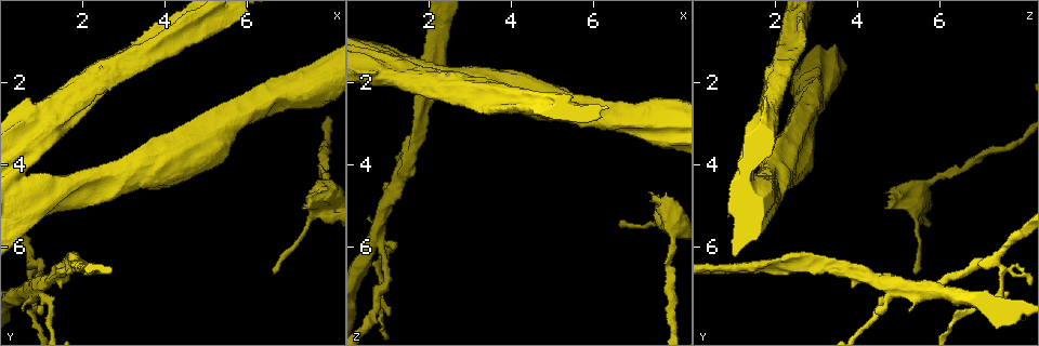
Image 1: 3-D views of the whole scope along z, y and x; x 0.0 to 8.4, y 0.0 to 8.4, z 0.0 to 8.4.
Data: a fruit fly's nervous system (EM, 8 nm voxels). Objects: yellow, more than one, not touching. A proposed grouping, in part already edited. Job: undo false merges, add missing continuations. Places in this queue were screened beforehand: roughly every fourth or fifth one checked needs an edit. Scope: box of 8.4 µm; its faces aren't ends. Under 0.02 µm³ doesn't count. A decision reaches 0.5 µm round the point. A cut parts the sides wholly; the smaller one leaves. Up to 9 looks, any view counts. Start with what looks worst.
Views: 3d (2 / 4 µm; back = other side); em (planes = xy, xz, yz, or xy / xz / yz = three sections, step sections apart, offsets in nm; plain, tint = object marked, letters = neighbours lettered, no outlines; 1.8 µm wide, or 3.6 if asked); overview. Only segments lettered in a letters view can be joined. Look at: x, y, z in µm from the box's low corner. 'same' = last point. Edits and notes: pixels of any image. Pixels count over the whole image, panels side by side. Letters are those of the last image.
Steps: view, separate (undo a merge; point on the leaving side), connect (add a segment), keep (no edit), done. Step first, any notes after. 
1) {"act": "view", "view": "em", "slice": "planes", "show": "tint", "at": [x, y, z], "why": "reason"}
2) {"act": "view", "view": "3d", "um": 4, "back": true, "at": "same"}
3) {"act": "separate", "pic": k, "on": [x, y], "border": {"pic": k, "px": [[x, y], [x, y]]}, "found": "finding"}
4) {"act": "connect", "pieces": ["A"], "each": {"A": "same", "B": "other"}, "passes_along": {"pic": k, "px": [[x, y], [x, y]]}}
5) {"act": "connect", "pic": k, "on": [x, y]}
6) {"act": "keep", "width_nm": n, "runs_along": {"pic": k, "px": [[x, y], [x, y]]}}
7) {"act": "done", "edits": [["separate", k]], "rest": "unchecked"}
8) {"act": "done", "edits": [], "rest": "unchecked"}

{"act": "view", "view": "3d", "um": 2, "at": [7.35, 5.05, 4.65]}

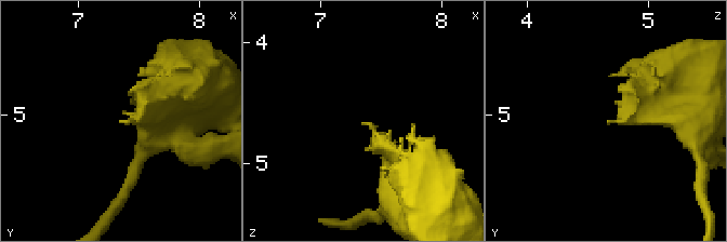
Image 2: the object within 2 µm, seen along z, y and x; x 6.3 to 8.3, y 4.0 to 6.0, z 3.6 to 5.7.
{"act": "view", "view": "em", "um": 3.6, "slice": "planes", "show": "letters", "at": [7.38, 5.06, 4.68], "why": "need the tissue"}

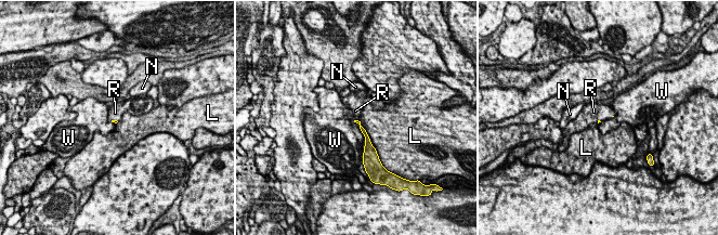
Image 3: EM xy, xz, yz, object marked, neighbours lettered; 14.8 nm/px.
{"act": "connect", "pic": 3, "on": [355, 104], "each": {"L": "other", "N": "other", "R": "same", "W": "other"}, "passes_along": {"pic": 3, "px": [[362, 129], [356, 120], [355, 104]]}, "found": "it goes on there"}

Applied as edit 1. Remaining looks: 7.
{"act": "view", "view": "overview"}

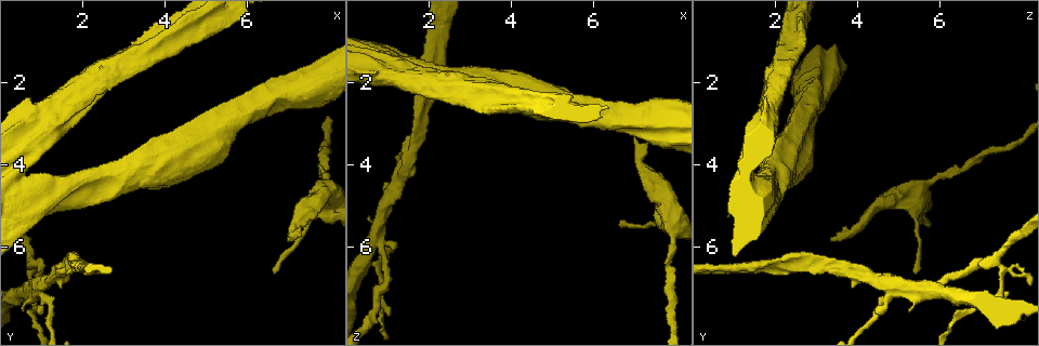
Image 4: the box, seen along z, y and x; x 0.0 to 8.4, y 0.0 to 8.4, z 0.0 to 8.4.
{"act": "view", "view": "3d", "um": 4, "at": [0.75, 6.40, 7.40], "why": "side arm on a straight run"}

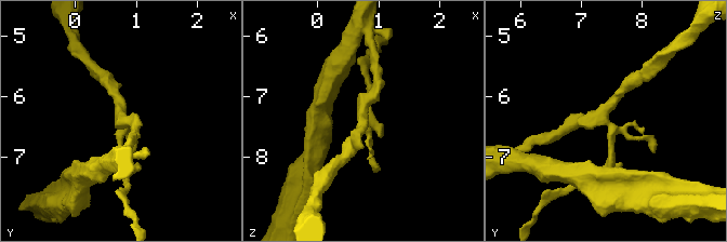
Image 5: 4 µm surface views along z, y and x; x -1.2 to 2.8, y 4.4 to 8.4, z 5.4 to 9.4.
{"act": "view", "view": "em", "slice": "planes", "show": "letters", "at": [0.75, 6.35, 7.35], "why": "shape alone is not enough"}

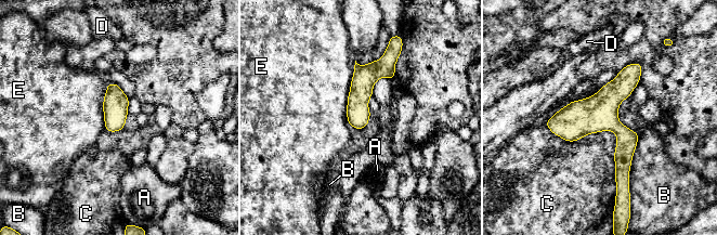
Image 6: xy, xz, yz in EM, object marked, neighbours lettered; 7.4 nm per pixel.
{"act": "keep", "each": {"A": "other", "B": "other", "C": "other", "D": "other", "E": "other"}, "runs_along": {"pic": 6, "px": [[637, 65], [612, 95], [620, 178]]}, "found": "one cell here"}

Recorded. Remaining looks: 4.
{"act": "view", "view": "em", "slice": "xz", "step": 16, "show": "tint", "at": [0.95, 6.95, 4.95], "why": "sudden change in width"}

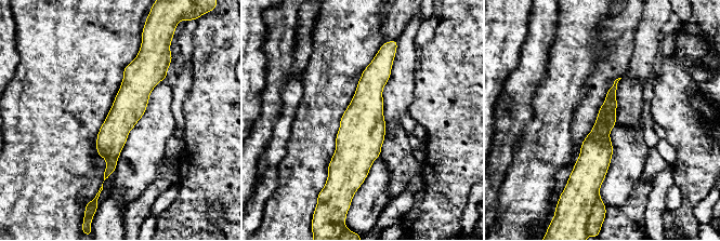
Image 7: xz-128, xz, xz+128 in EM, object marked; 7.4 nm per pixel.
{"act": "view", "view": "em", "slice": "planes", "show": "letters", "at": "same", "why": "another direction"}

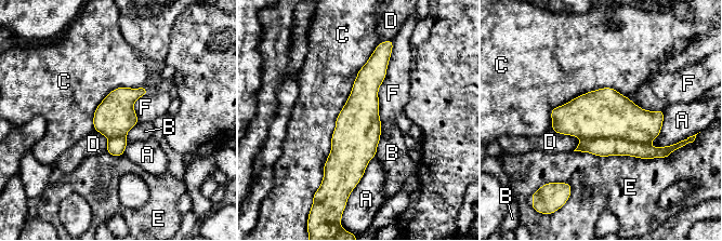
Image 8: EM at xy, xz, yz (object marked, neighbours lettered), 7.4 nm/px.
{"act": "separate", "pic": 8, "on": [602, 146], "each": {"A": "other", "B": "other", "C": "other", "D": "other", "E": "other", "F": "other"}, "part_leaving": {"pic": 8, "px": [[579, 148], [658, 149]]}, "found": "two cells meet here"}

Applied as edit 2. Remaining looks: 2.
{"act": "view", "view": "em", "slice": "xz", "step": 8, "show": "tint", "at": [1.95, 6.50, 2.45], "why": "arms part here"}

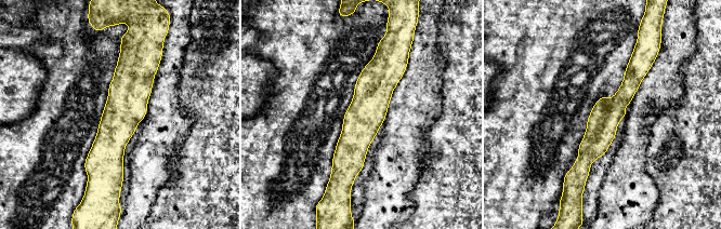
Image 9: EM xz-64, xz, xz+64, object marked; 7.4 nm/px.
{"act": "view", "view": "em", "slice": "yz", "step": 4, "show": "letters", "at": "same"}

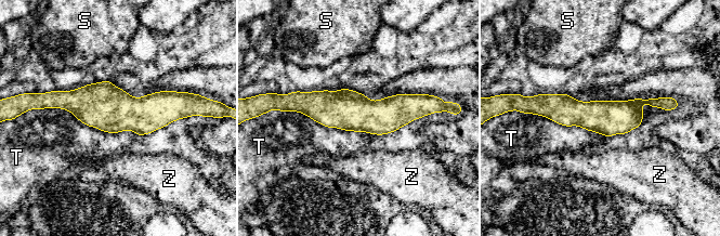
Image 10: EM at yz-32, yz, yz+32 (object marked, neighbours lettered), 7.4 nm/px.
{"act": "keep", "width_nm": 260, "each": {"S": "other", "T": "other", "Z": "other"}, "runs_along": {"pic": 10, "px": [[53, 105], [87, 103], [181, 116]]}, "found": "continuous, no second cell"}

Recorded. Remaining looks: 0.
{"act": "done", "edits": [["connect", 3], ["separate", 8]], "rest": "unchecked"}

